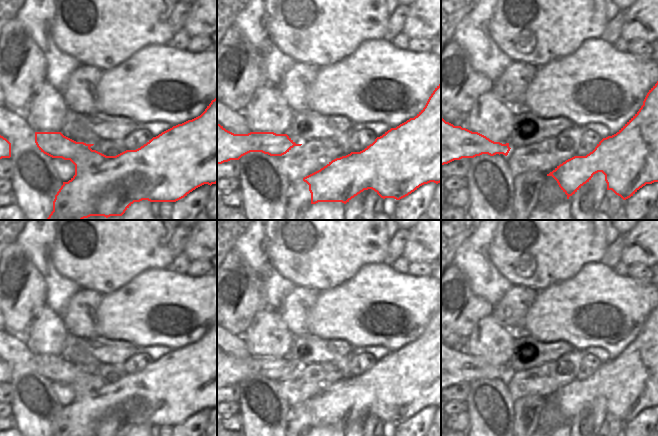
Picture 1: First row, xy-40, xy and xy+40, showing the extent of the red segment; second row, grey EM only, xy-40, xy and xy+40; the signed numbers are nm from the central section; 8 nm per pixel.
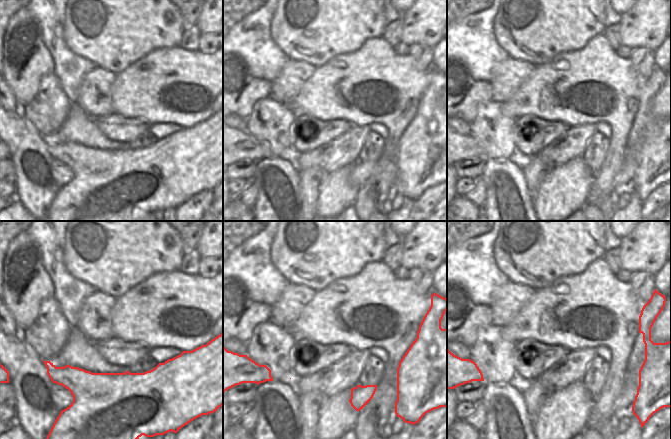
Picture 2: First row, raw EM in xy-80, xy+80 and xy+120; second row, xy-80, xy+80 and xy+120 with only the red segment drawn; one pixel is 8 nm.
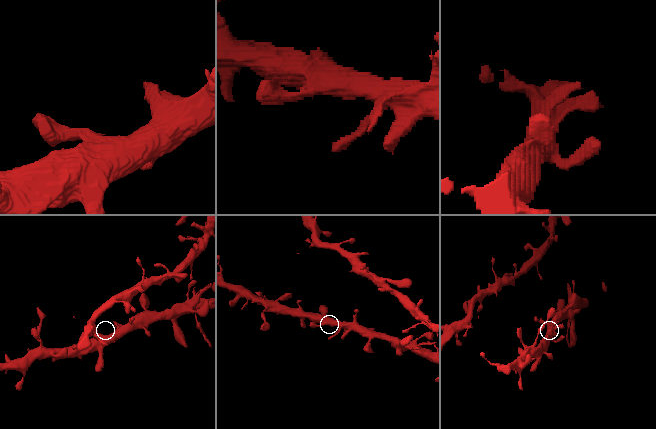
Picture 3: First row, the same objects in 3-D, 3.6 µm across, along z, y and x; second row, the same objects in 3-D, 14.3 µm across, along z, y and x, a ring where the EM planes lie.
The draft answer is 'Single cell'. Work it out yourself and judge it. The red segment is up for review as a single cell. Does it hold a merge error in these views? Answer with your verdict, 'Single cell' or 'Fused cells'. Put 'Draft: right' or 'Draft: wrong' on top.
Draft: right
Single cell

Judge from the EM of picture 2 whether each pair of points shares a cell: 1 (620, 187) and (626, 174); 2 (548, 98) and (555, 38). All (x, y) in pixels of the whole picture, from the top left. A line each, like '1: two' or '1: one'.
1: one
2: two

